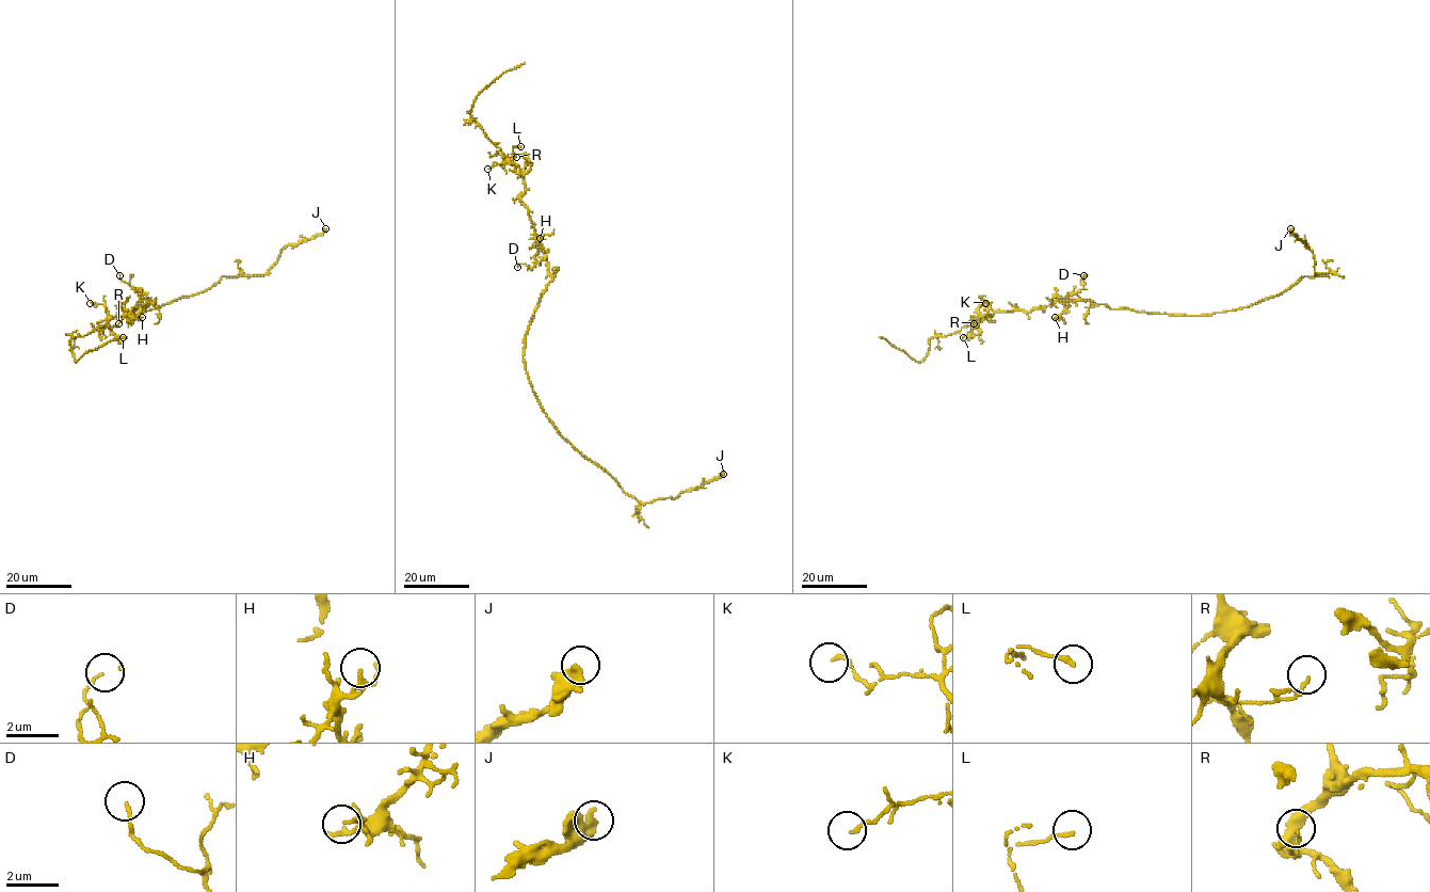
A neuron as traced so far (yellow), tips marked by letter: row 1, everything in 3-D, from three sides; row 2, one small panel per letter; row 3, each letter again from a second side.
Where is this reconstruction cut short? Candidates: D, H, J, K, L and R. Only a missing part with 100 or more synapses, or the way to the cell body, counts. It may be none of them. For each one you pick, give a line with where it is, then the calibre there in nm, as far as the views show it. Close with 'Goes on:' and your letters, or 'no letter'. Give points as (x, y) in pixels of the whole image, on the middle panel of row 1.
Goes on: no letter

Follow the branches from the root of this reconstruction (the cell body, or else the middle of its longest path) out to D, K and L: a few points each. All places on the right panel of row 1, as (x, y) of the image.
D: (1134, 311), (1094, 305), (1089, 300), (1061, 299), (1083, 288), (1080, 283), (1083, 275)
K: (1134, 311), (1094, 305), (1089, 300), (1059, 299), (1028, 312), (997, 311), (980, 317), (978, 307), (985, 303)
L: (1134, 311), (1059, 299), (1028, 312), (997, 311), (981, 316), (974, 324), (978, 335), (963, 337)

